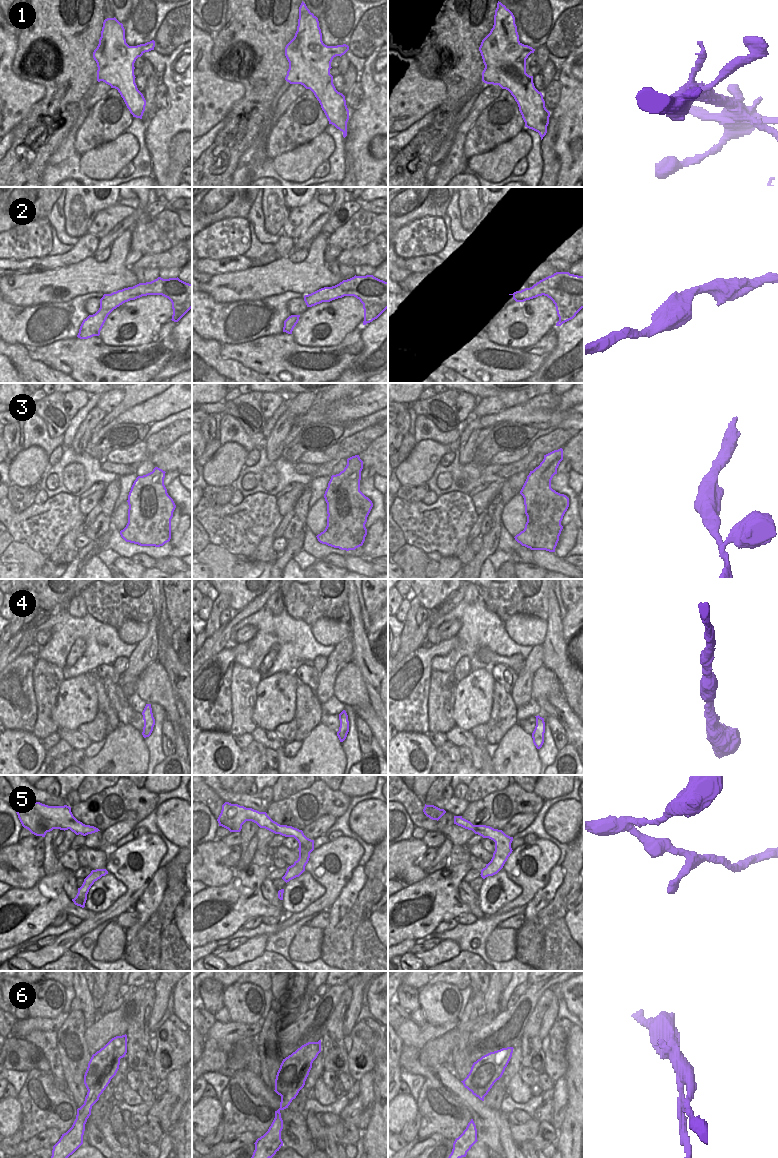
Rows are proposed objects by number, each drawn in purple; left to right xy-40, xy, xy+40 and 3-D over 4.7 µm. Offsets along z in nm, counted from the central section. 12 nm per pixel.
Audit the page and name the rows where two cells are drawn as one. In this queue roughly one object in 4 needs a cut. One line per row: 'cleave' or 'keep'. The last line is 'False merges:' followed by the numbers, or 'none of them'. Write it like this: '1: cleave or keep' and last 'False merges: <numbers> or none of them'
1: keep
2: keep
3: keep
4: keep
5: keep
6: cleave
False merges: 6

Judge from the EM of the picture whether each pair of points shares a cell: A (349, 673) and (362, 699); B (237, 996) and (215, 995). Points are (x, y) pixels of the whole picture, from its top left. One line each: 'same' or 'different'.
A: same
B: different

